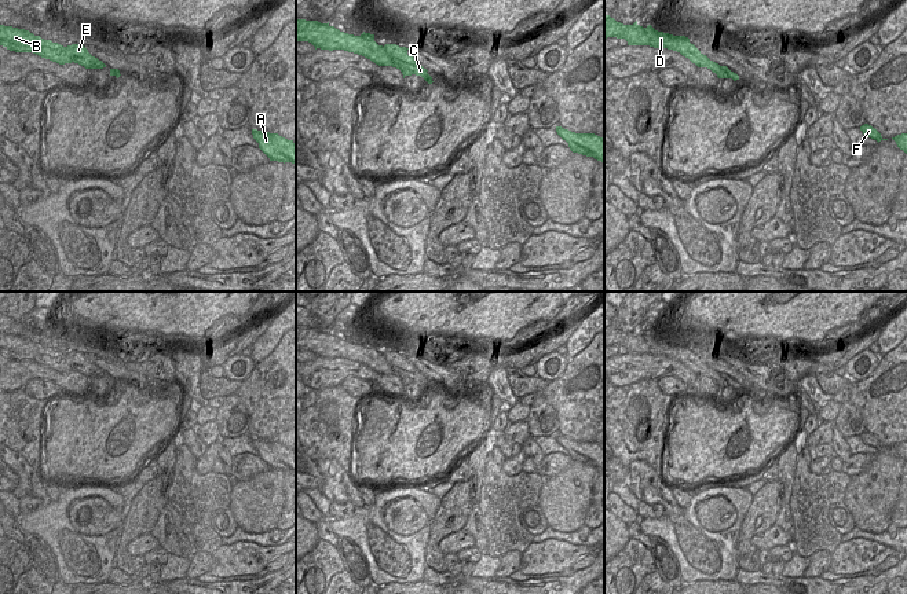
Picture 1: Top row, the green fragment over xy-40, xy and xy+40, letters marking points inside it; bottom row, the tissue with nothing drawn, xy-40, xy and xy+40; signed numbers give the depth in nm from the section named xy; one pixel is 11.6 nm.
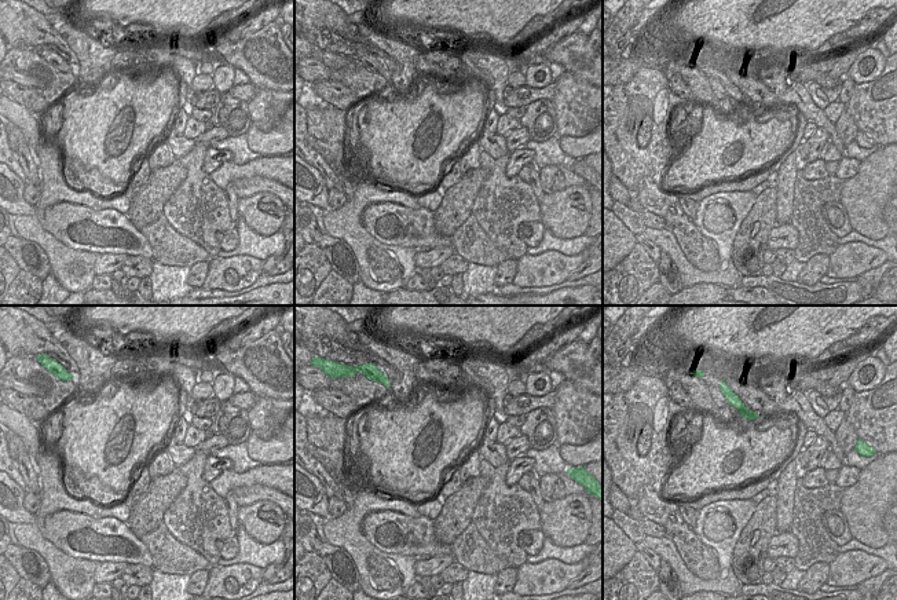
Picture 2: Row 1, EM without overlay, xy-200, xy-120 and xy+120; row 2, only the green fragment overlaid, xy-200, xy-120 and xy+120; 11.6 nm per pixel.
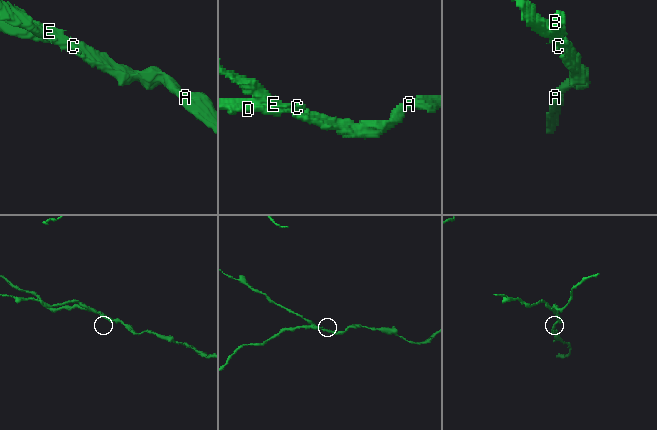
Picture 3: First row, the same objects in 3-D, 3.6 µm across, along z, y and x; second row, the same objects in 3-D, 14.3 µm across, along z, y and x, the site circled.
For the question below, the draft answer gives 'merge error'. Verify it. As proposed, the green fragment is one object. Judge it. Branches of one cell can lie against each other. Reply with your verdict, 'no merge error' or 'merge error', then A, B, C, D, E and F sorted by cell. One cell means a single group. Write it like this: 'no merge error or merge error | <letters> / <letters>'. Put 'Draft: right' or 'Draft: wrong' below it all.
merge error | A B D F / C E
Draft: right

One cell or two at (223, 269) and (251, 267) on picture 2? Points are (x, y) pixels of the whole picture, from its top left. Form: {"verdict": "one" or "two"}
{"verdict": "one"}

